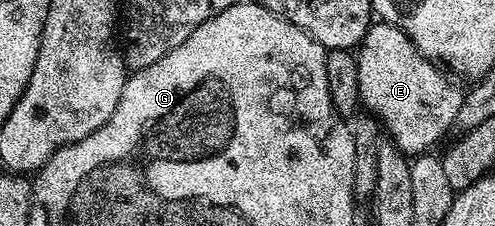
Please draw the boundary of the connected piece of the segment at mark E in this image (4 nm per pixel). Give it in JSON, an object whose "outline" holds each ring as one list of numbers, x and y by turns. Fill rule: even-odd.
{"outline":[[381,19,375,20,366,28,364,39,362,40,361,45,357,46,356,56,358,58,358,70,360,71,360,102,364,106,365,112,378,118,383,130,388,134,389,140,394,142,394,145,400,152,407,155,421,155,427,151,433,150,435,148,433,145,445,135,450,127,452,129,455,126,455,123,458,120,458,112,462,106,463,94,460,92,460,89,458,93,457,87,449,81,451,78,447,76,435,62,426,58,426,56,411,43,408,39,408,35,404,35,404,31,400,31,395,25,390,25]]}

